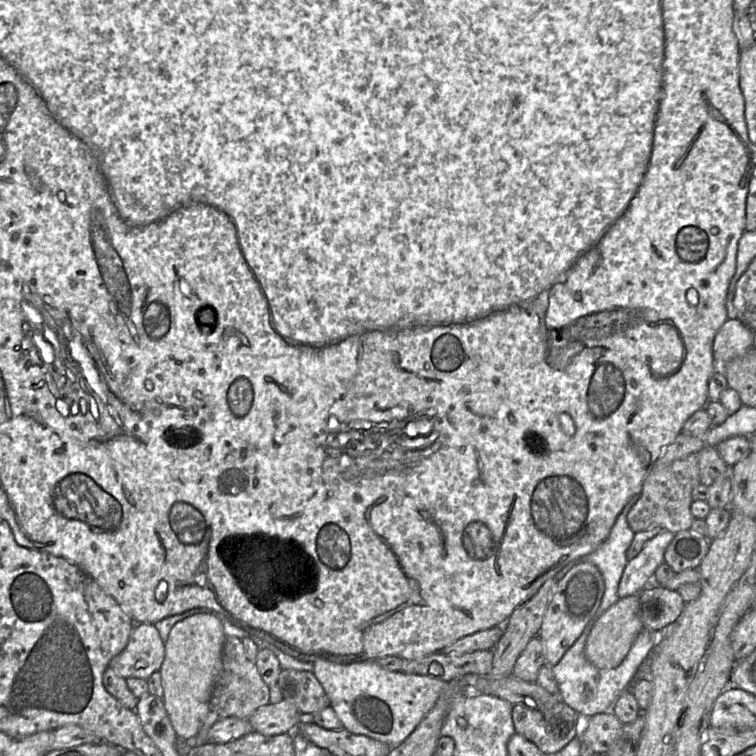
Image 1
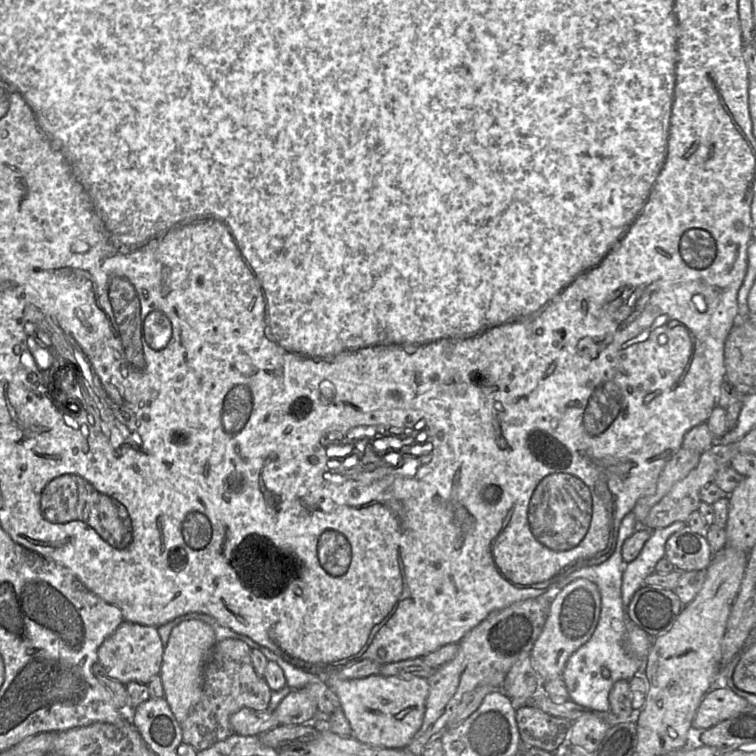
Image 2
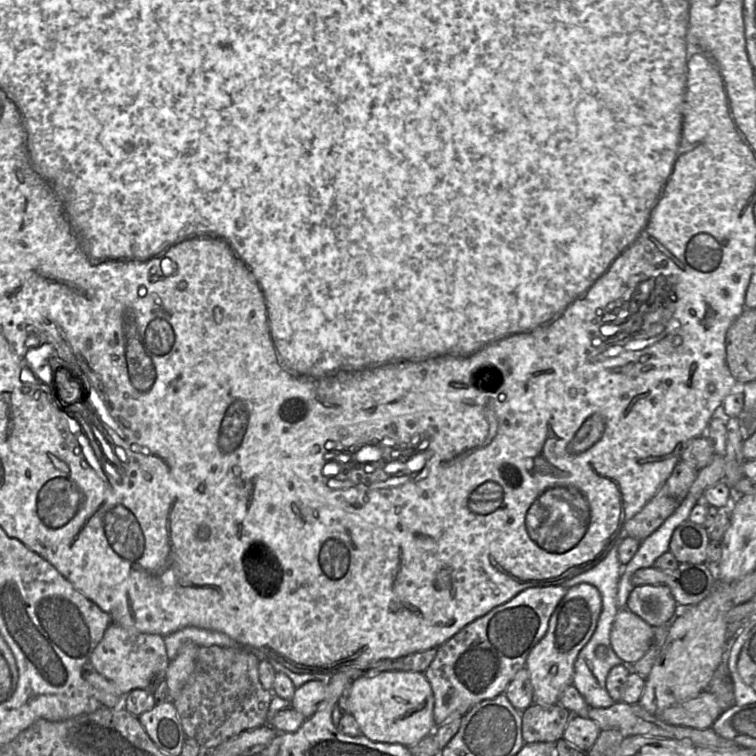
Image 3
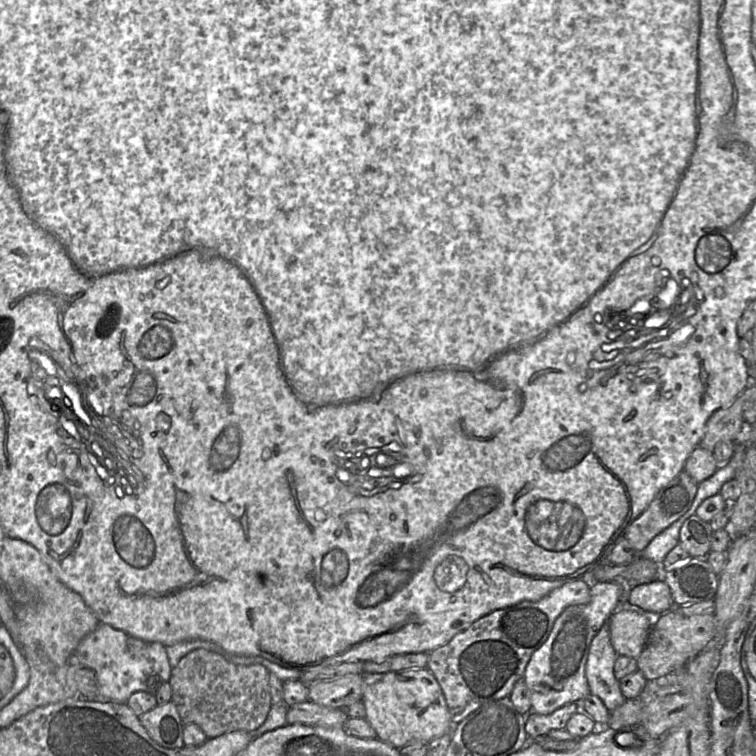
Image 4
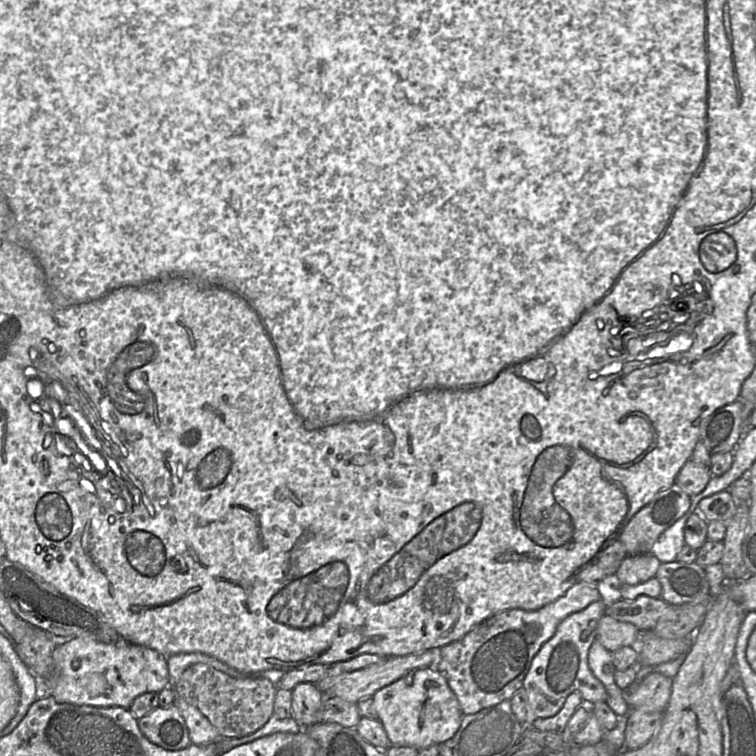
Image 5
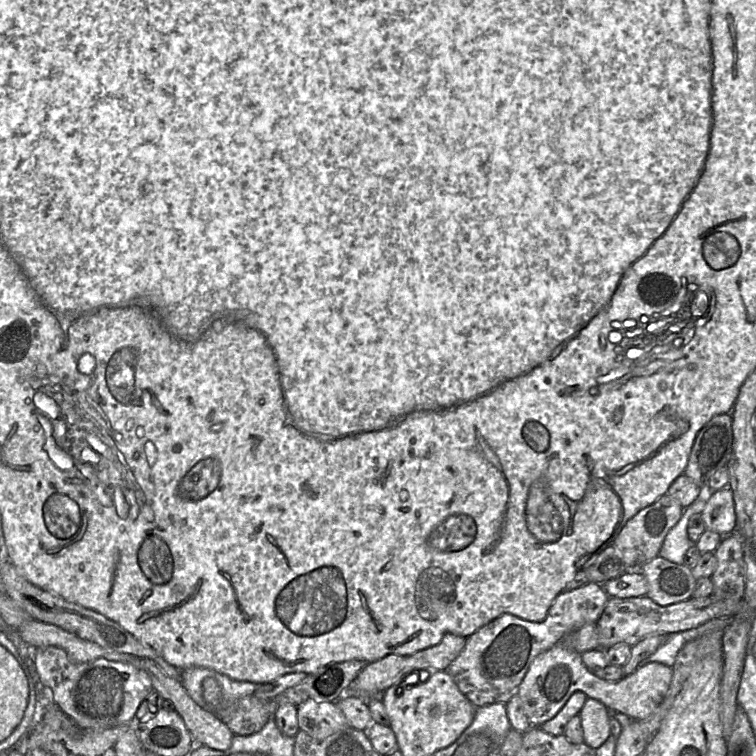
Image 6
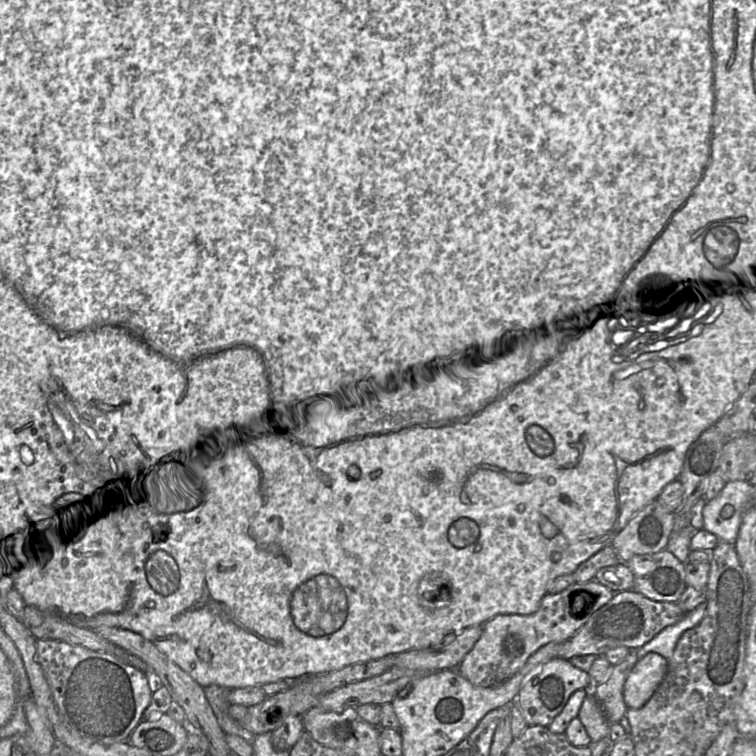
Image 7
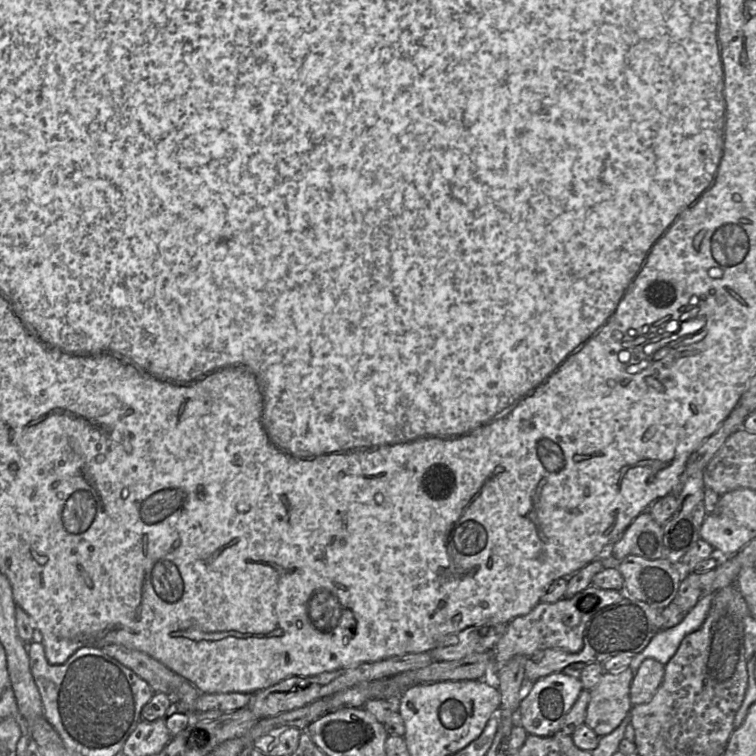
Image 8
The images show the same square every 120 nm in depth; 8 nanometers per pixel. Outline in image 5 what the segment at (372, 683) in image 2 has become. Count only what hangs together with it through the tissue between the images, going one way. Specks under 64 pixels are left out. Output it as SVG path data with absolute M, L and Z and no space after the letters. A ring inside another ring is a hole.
M436 668L414 670L378 690L372 699L378 720L392 746L412 747L420 751L440 745L455 735L463 718L456 695Z

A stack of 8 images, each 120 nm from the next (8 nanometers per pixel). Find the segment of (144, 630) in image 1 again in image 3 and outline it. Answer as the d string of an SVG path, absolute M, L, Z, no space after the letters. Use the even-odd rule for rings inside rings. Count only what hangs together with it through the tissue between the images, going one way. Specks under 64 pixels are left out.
M111 623L101 641L93 650L89 662L95 667L98 673L113 683L125 696L134 689L148 690L153 694L154 689L165 679L170 660L167 656L164 637L161 635L140 633Z

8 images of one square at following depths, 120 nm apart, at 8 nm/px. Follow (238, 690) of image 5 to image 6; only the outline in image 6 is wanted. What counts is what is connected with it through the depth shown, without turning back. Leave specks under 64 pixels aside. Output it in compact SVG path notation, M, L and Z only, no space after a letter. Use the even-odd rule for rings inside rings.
M214 678L202 682L207 710L214 713L234 735L246 736L260 731L274 716L276 700L264 701L254 695L227 700Z

